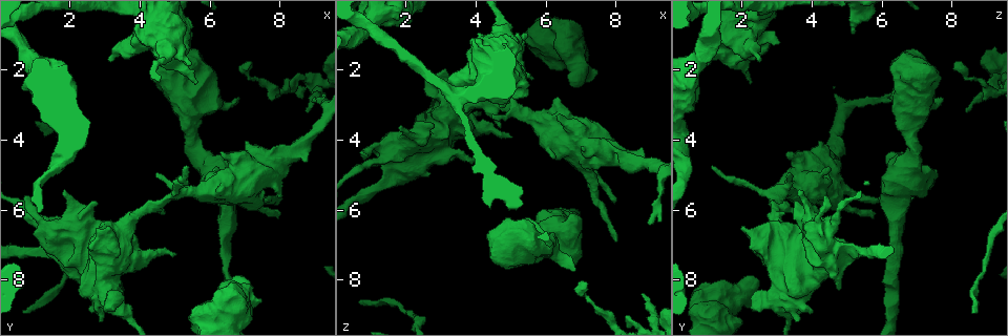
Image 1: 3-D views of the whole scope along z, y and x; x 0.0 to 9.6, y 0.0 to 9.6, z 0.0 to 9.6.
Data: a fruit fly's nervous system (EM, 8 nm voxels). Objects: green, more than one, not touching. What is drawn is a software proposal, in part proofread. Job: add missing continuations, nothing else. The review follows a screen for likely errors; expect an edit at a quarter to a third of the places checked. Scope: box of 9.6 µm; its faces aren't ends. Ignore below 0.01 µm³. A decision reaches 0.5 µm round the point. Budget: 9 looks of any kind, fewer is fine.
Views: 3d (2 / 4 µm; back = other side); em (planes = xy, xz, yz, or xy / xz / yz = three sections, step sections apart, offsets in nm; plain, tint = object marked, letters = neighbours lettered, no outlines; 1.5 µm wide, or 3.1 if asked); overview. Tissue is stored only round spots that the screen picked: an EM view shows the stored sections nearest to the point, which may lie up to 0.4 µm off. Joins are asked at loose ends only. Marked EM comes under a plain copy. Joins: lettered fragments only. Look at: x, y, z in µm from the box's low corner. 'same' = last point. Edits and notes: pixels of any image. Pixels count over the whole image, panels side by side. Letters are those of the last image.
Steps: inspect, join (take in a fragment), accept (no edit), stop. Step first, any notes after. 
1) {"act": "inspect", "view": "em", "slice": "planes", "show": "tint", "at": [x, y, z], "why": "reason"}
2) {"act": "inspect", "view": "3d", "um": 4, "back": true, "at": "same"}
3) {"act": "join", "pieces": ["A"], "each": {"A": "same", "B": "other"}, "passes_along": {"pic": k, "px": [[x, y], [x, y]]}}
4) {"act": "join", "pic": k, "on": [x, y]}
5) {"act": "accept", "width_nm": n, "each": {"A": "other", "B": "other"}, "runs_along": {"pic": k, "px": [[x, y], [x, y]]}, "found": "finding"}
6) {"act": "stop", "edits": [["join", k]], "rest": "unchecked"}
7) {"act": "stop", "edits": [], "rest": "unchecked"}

{"act": "inspect", "view": "em", "slice": "yz", "step": 4, "show": "letters", "at": [2.70, 6.40, 3.95], "why": "an open end"}

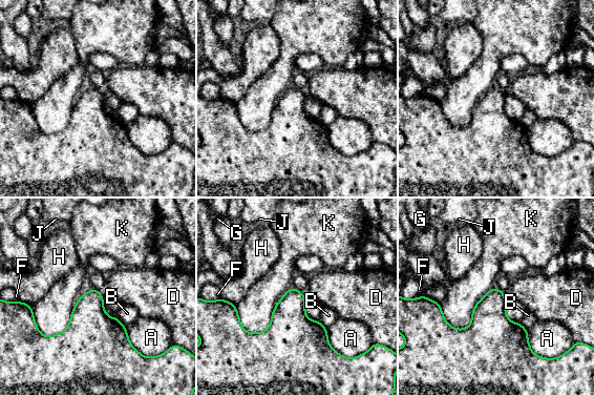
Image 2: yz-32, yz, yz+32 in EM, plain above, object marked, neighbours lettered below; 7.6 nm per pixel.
{"act": "inspect", "view": "em", "slice": "planes", "show": "letters", "at": "same"}

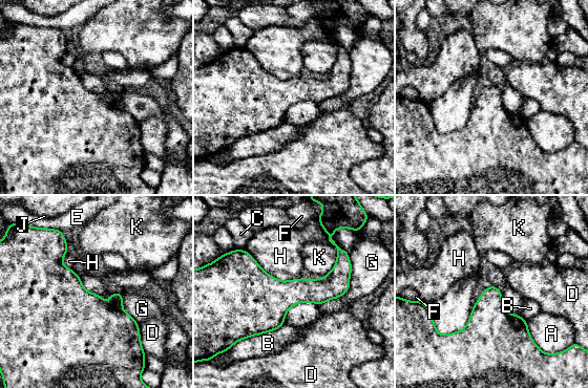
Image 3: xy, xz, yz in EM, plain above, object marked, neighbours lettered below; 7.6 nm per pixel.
{"act": "accept", "each": {"A": "other", "B": "other", "C": "other", "D": "other", "E": "other", "F": "other", "G": "other", "H": "other", "J": "other", "K": "other"}, "border": {"pic": 3, "px": [[244, 249], [277, 279], [300, 278]]}, "found": "no lettered fragment goes on from it"}

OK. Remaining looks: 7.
{"act": "inspect", "view": "3d", "um": 2, "at": [4.65, 6.05, 3.65], "why": "free end"}

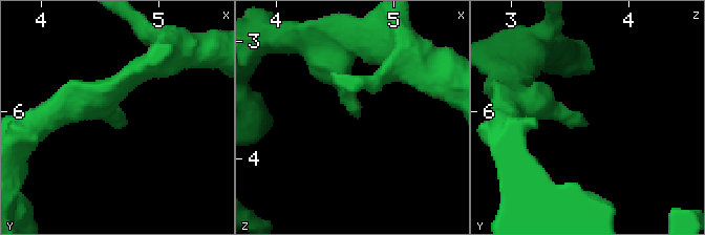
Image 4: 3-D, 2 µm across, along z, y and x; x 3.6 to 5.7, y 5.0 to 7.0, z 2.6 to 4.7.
{"act": "inspect", "view": "em", "slice": "yz", "step": 4, "show": "letters", "at": [4.68, 6.02, 3.64]}

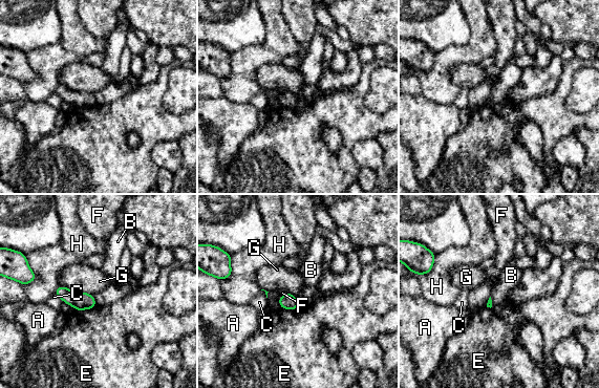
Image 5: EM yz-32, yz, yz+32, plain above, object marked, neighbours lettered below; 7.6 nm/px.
{"act": "inspect", "view": "em", "slice": "planes", "show": "letters", "at": "same"}

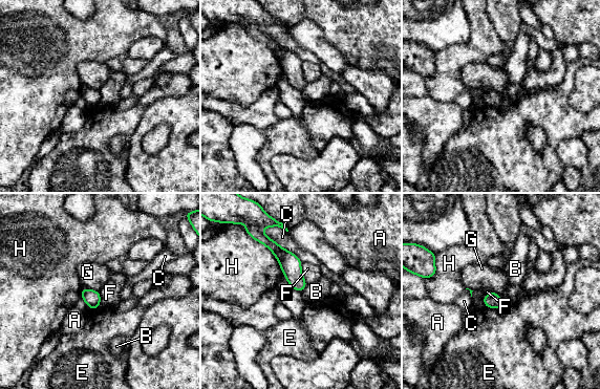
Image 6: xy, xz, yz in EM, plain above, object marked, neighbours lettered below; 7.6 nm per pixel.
{"act": "accept", "each": {"A": "other", "B": "other", "C": "other", "E": "other", "F": "other", "G": "other", "H": "other"}, "border": {"pic": 6, "px": [[497, 294], [502, 302]]}, "found": "none of them fits"}

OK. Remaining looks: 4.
{"act": "inspect", "view": "em", "slice": "xy", "step": 4, "show": "letters", "at": [0.65, 8.85, 8.60], "why": "branch stops here"}

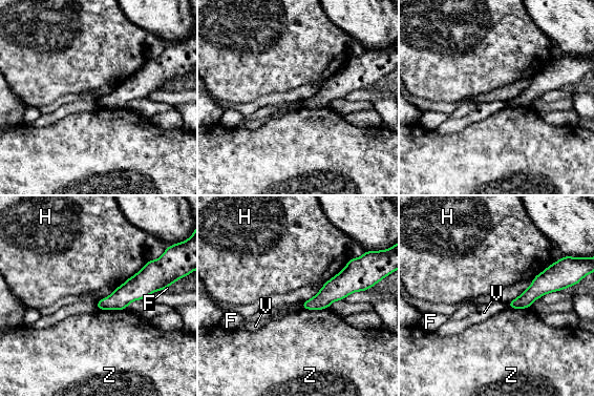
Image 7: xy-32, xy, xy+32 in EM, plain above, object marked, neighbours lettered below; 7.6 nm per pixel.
{"act": "accept", "longest_contact_nm": ["H", 340], "each": {"F": "other", "H": "other", "V": "other", "Z": "other"}, "found": "no lettered fragment goes on from it"}

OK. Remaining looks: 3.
{"act": "inspect", "view": "3d", "um": 4, "at": [8.80, 3.10, 8.50], "why": "free end"}

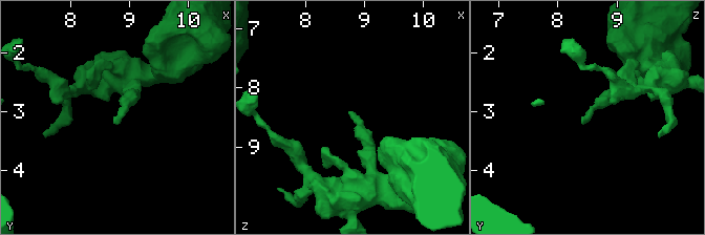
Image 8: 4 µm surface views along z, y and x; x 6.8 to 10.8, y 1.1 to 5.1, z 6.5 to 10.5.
{"act": "inspect", "view": "em", "slice": "planes", "show": "letters", "at": [8.75, 3.05, 8.40], "why": "now the EM"}

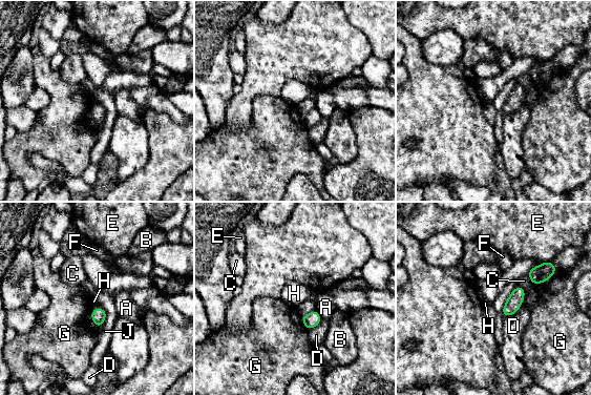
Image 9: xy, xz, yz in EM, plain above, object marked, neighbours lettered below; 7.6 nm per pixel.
{"act": "accept", "each": {"A": "other", "B": "other", "C": "other", "D": "other", "E": "other", "F": "other", "G": "other", "H": "other", "J": "other"}, "border": {"pic": 9, "px": [[543, 263], [534, 266], [527, 273]]}, "found": "no lettered fragment goes on from it"}

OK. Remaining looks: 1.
{"act": "stop", "edits": [], "rest": "unchecked"}

